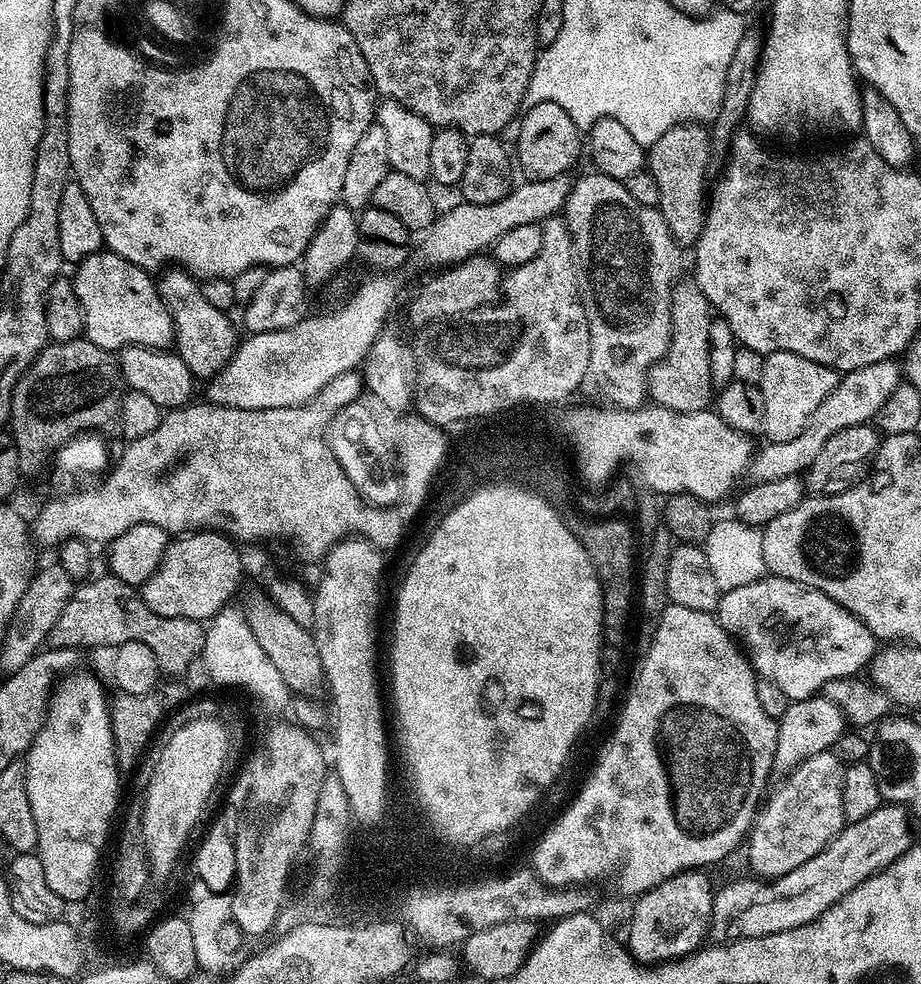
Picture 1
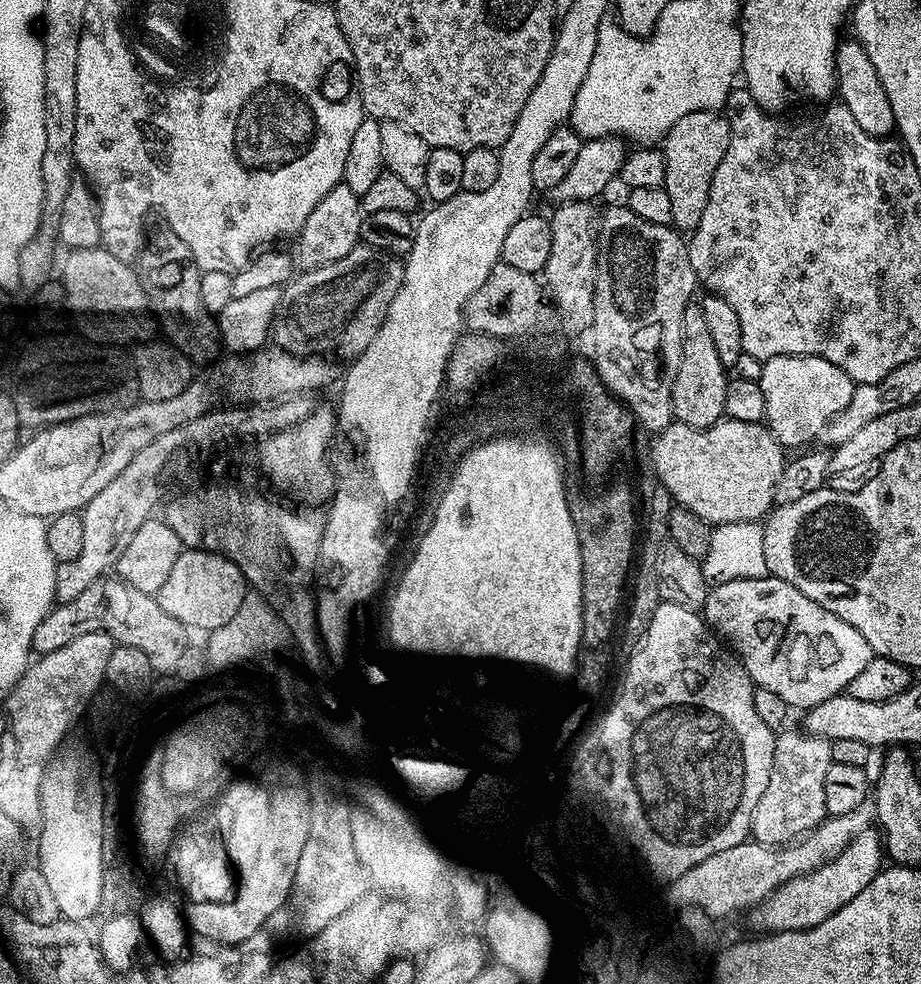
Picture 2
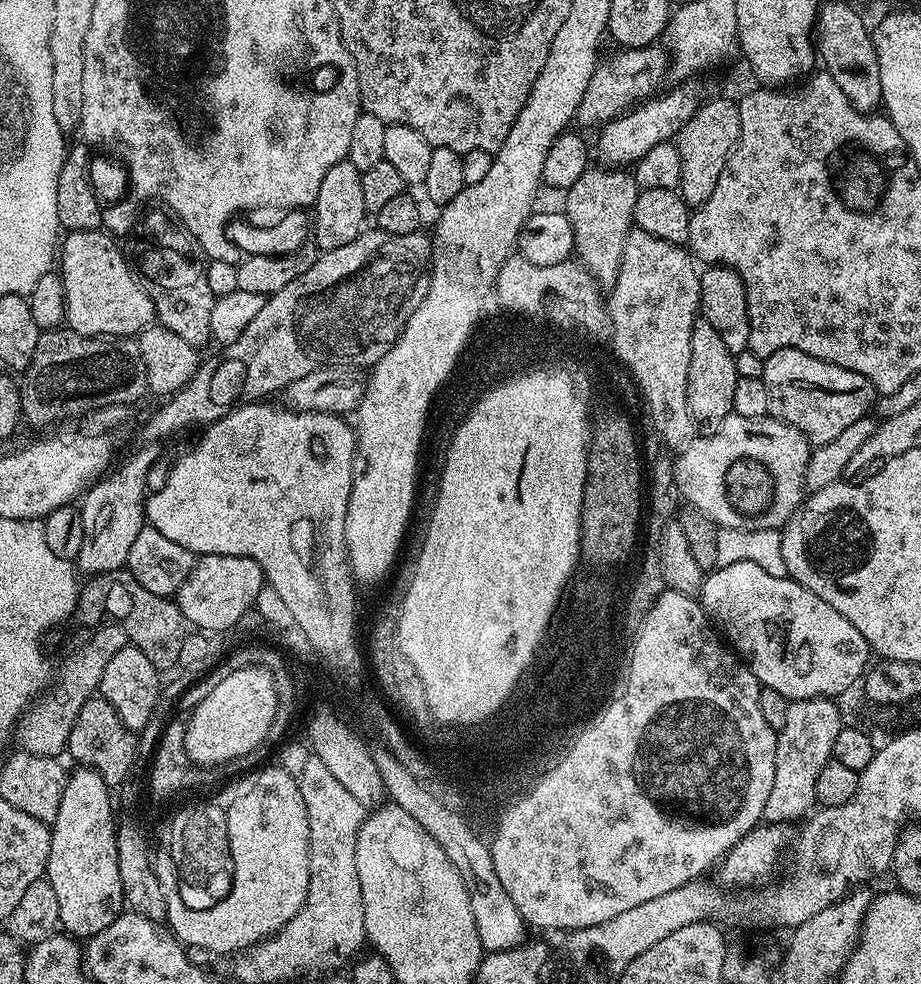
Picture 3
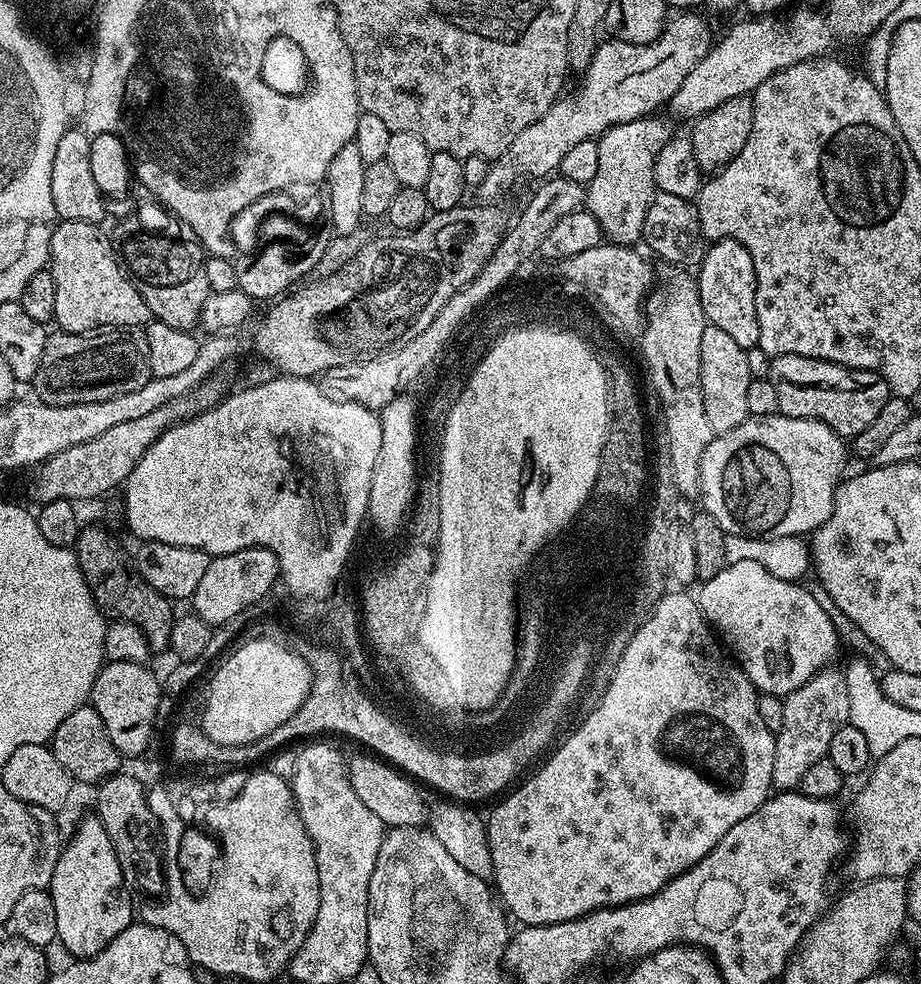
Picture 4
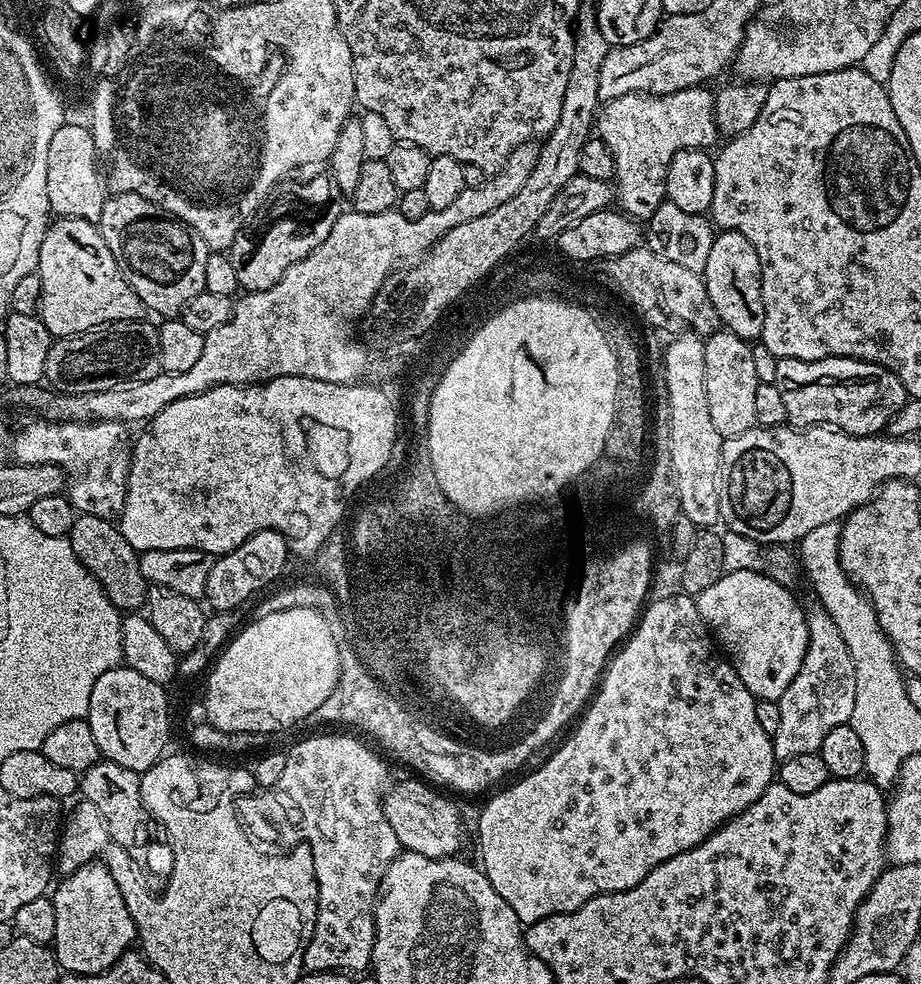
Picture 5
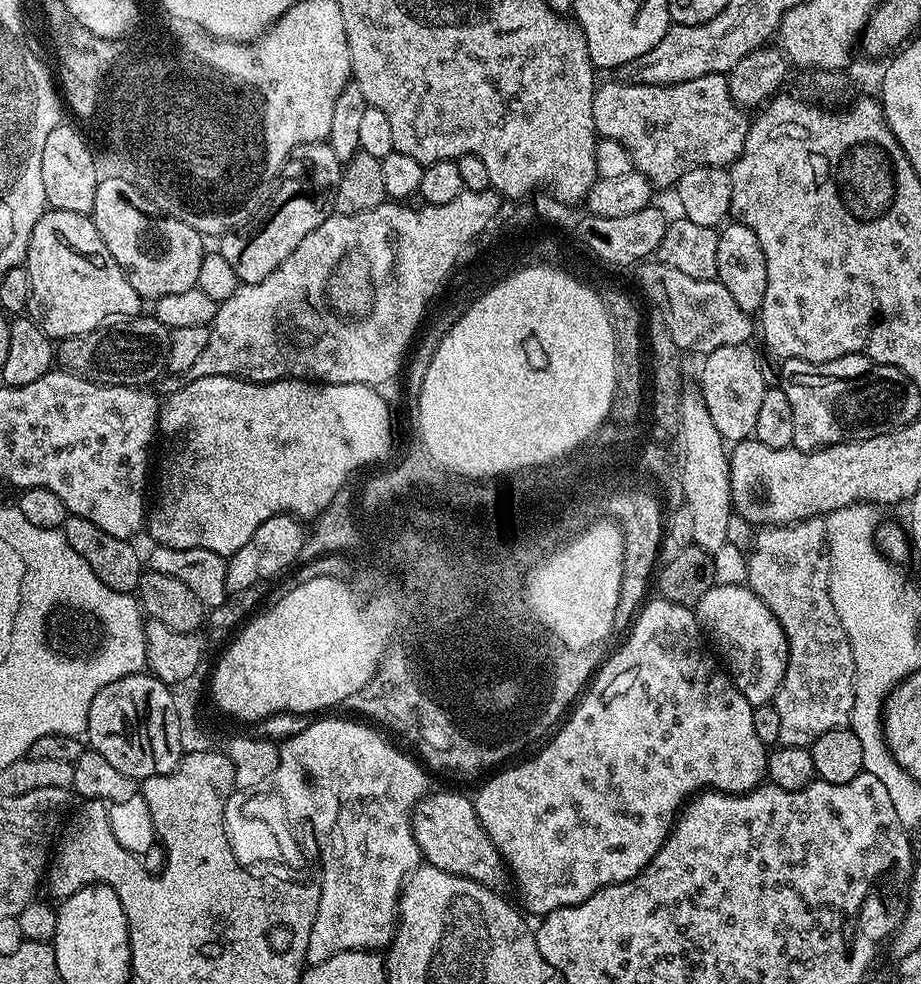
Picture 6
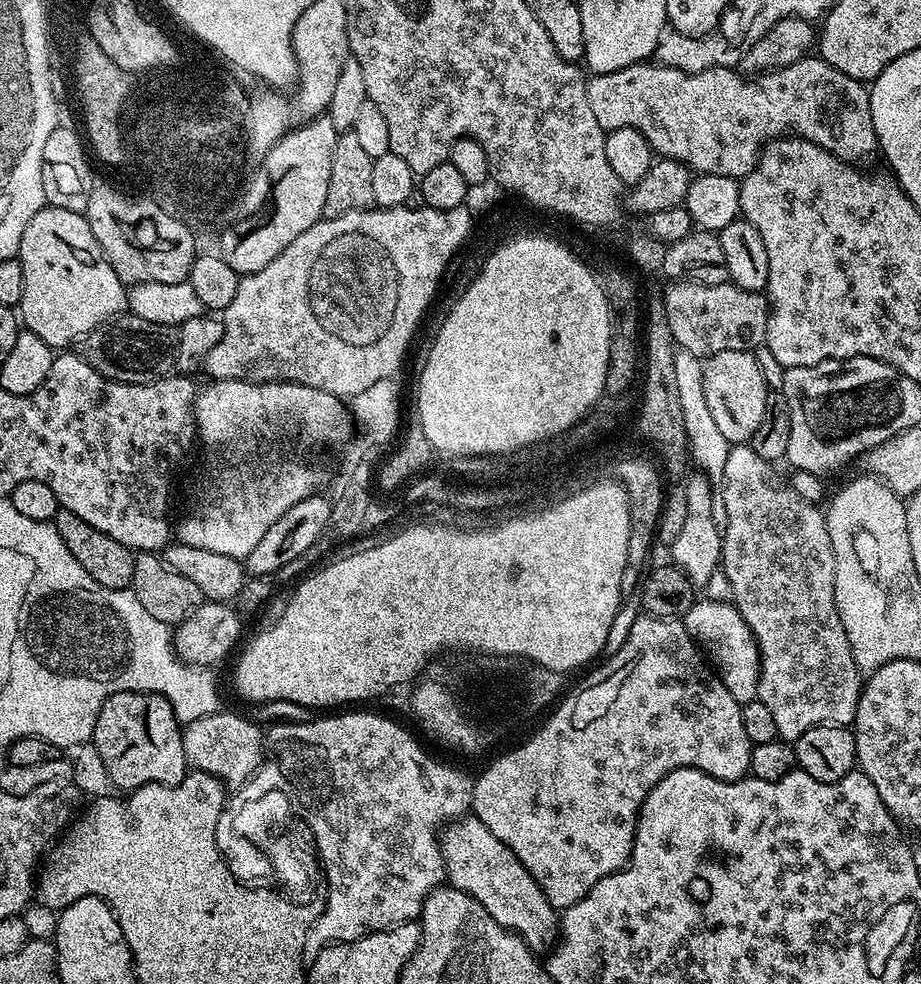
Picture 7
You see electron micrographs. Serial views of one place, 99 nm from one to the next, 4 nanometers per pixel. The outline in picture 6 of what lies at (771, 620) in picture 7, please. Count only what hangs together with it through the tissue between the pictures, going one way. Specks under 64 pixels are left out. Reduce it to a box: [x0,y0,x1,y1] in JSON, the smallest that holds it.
[746,518,854,748]

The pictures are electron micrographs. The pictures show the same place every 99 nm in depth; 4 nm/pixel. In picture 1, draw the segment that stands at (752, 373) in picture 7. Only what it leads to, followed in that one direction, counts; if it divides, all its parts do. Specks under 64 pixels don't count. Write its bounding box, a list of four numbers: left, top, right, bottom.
[648,279,714,412]

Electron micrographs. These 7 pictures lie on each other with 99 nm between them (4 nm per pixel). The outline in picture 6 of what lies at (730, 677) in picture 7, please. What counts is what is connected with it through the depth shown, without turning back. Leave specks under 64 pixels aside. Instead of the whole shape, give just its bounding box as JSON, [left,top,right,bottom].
[694,583,788,706]

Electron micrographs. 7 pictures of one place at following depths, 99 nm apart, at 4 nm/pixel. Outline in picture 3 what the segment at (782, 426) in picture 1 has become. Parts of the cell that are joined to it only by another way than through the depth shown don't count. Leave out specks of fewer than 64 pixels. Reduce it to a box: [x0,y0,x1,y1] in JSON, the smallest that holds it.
[763,348,874,446]

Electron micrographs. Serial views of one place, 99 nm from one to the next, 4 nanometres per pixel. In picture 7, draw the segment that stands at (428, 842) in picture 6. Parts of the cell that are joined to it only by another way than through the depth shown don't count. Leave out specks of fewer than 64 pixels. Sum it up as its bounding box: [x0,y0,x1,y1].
[439,814,557,953]

